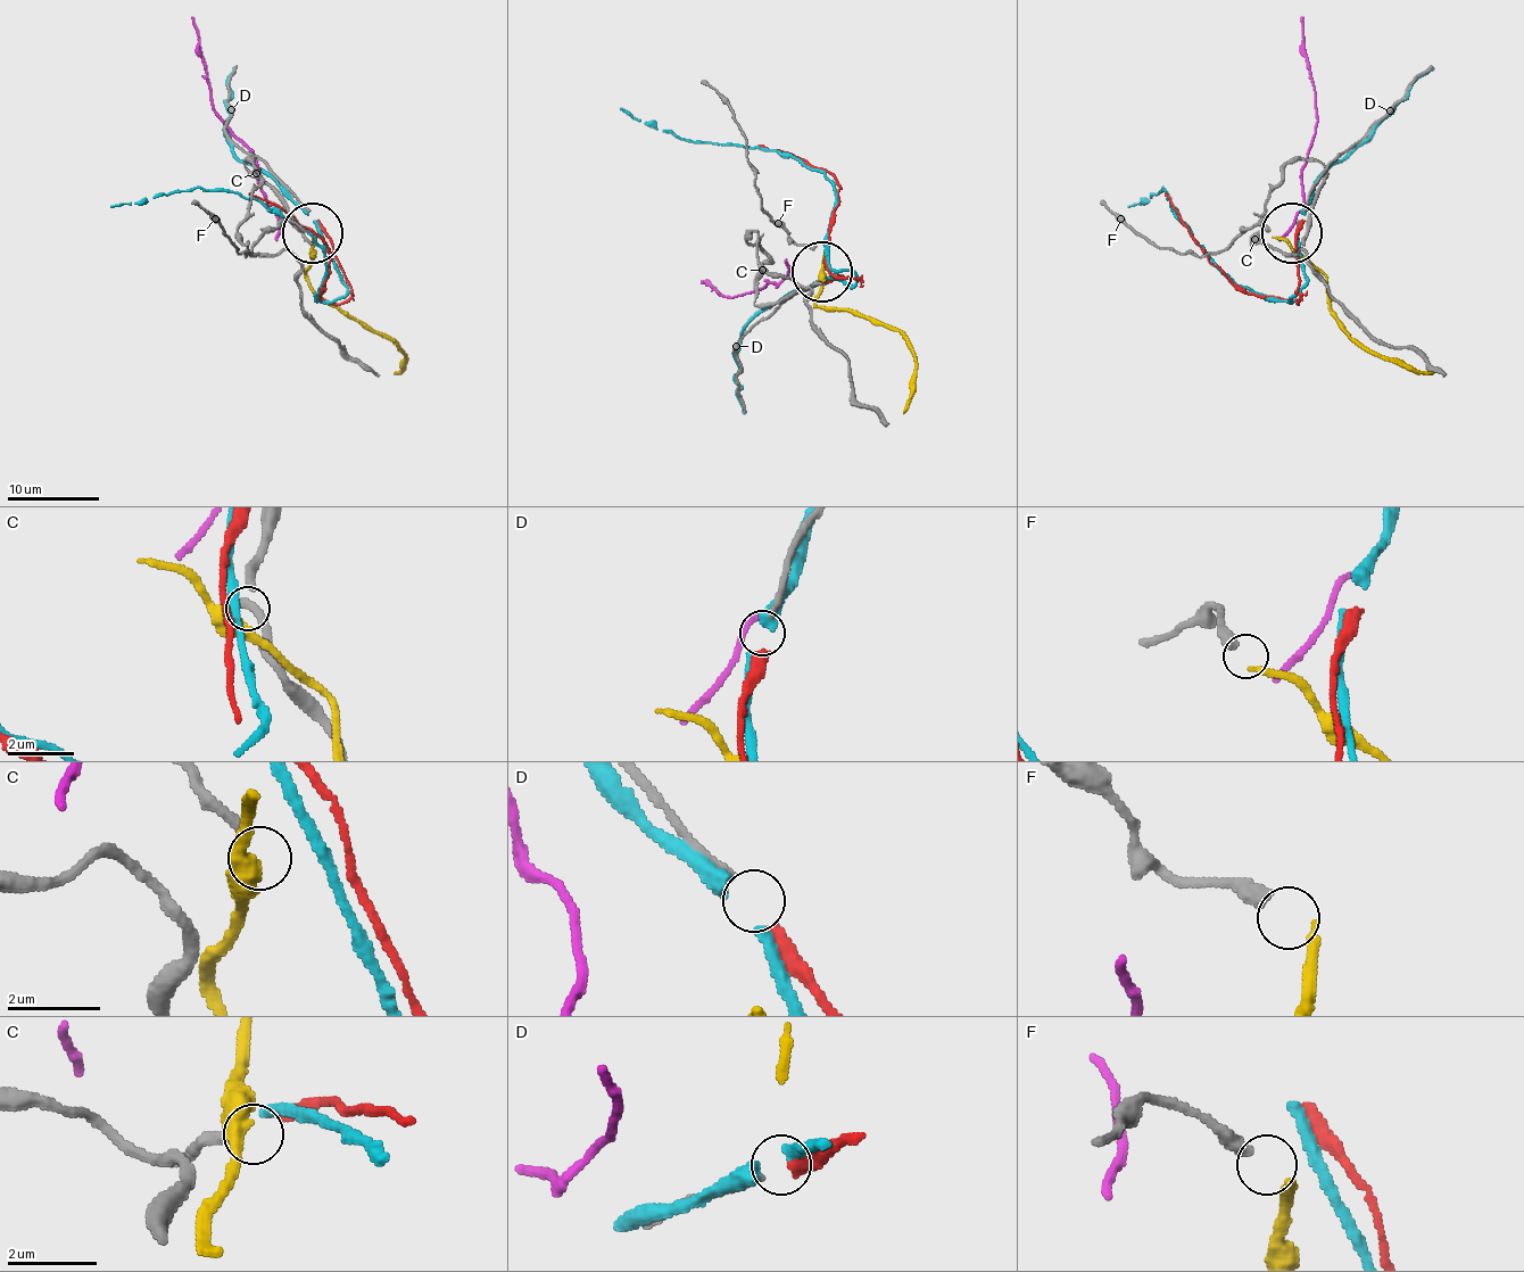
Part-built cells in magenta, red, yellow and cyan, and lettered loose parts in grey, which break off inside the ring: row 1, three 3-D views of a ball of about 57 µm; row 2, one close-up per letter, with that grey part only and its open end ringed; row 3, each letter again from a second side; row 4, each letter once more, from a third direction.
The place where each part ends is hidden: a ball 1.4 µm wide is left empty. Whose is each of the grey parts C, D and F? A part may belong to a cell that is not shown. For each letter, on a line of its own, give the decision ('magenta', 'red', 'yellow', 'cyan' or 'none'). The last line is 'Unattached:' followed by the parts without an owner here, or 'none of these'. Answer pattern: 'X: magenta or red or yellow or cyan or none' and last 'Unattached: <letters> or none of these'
C: none
D: red
F: yellow
Unattached: C

